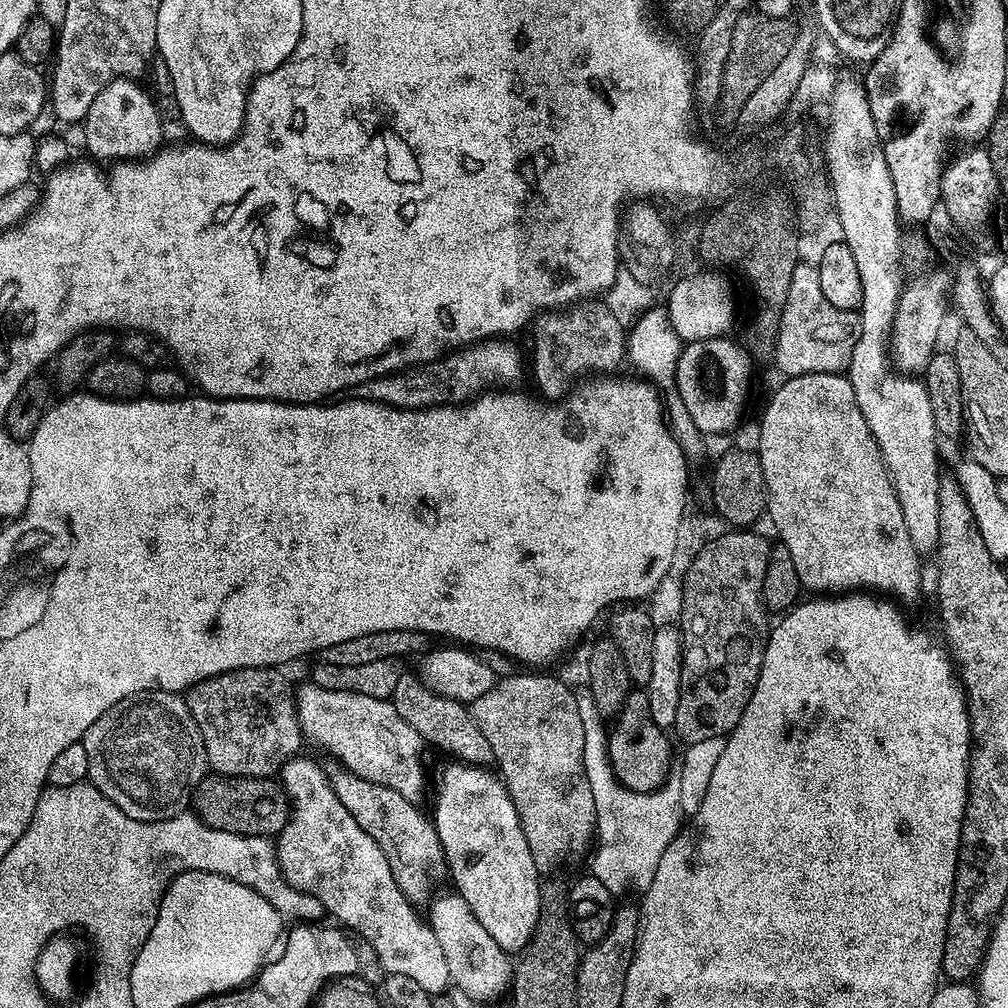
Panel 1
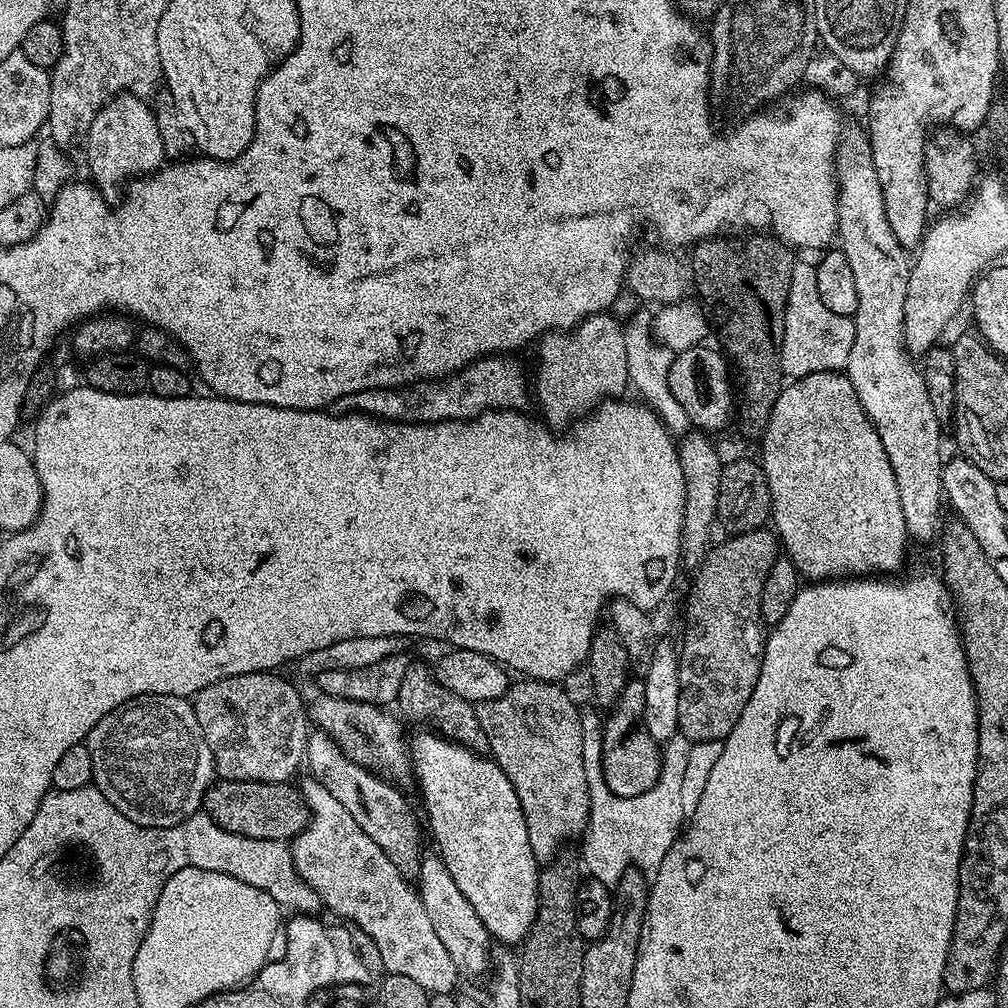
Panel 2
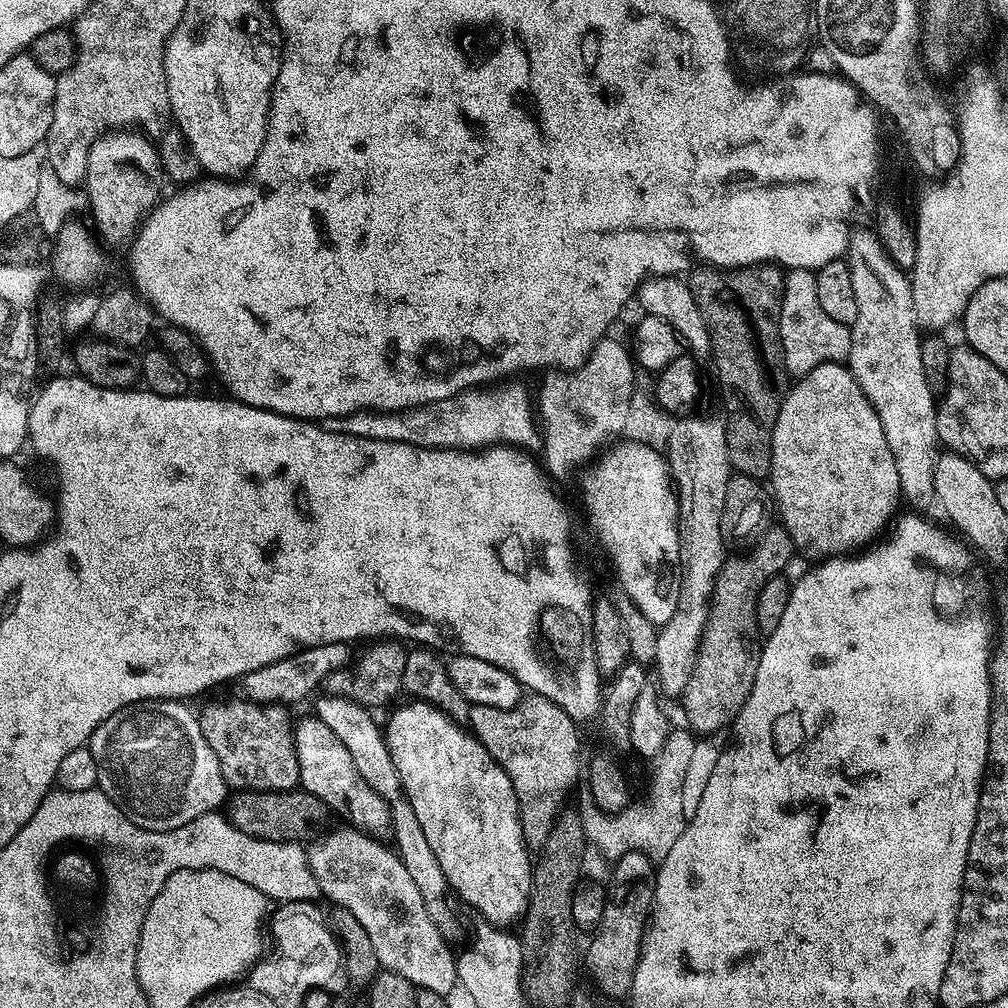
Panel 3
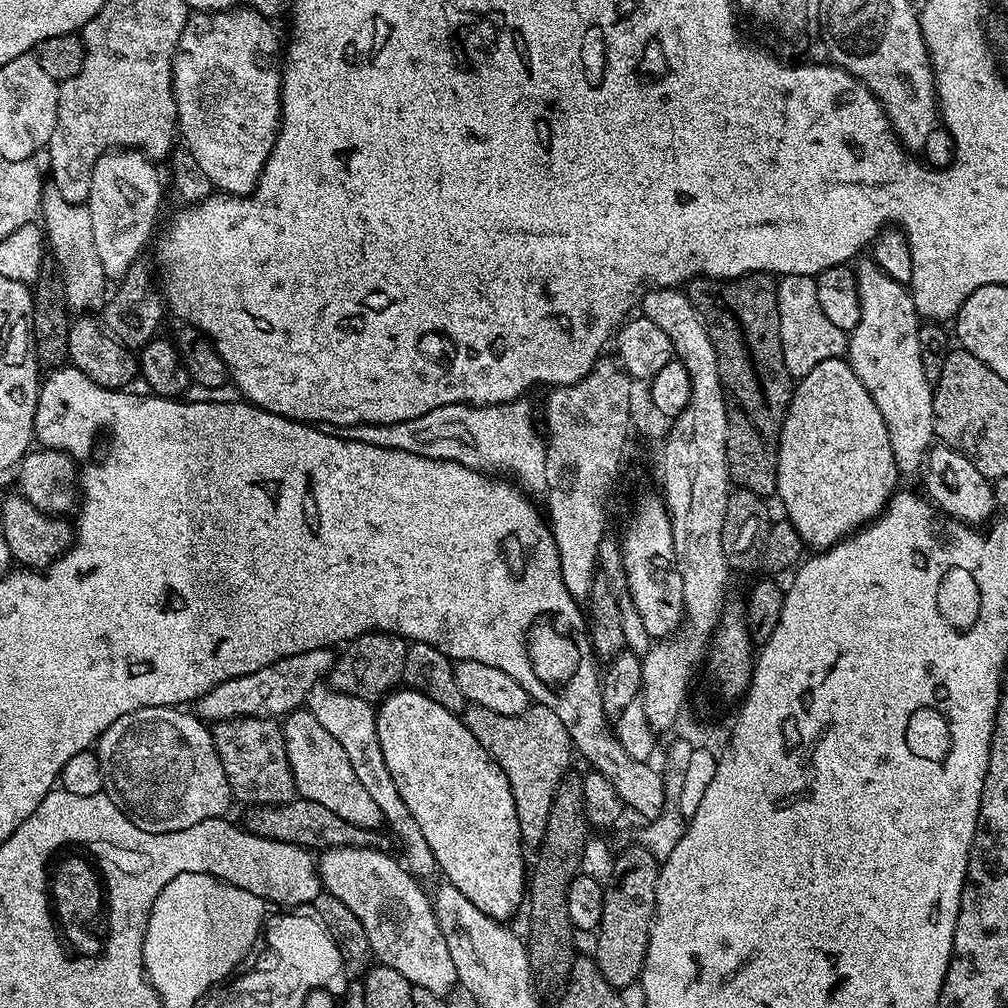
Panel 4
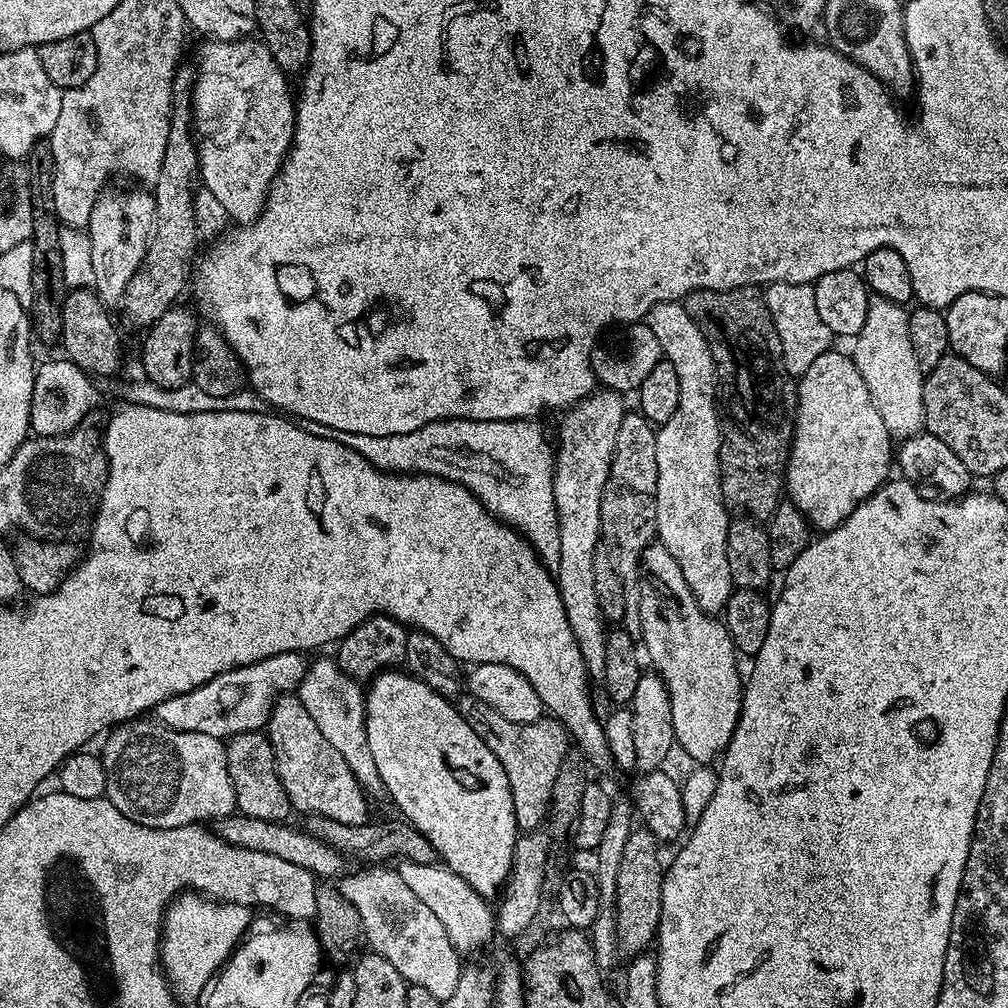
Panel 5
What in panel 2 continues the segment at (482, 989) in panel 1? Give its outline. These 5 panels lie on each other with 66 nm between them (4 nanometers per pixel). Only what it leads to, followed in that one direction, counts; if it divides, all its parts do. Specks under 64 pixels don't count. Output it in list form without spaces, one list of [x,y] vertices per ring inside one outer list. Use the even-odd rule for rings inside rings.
[[[425,855],[421,859],[418,869],[420,886],[418,895],[422,906],[426,910],[426,918],[430,918],[430,926],[434,926],[434,934],[442,938],[442,946],[446,946],[446,954],[450,954],[450,962],[454,962],[457,973],[468,976],[480,976],[493,963],[492,947],[486,926],[478,914],[474,914],[474,906],[462,898],[462,890],[454,886],[454,878],[446,870],[446,866],[440,861],[439,855]]]

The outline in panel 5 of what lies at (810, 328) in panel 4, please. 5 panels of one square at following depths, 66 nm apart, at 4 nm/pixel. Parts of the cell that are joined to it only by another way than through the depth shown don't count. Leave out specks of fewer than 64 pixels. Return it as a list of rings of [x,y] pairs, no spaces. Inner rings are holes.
[[[777,282],[767,285],[762,295],[764,304],[772,315],[778,342],[782,342],[782,362],[786,370],[794,378],[804,376],[806,370],[810,370],[810,365],[816,359],[822,358],[822,354],[829,352],[834,343],[830,326],[826,326],[826,322],[822,322],[822,318],[818,315],[812,284]]]

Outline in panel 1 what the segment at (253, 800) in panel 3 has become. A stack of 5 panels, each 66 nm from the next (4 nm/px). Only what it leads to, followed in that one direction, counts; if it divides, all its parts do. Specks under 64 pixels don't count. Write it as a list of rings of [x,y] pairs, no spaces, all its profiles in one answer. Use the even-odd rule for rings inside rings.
[[[205,775],[193,792],[192,808],[195,815],[212,829],[239,836],[279,835],[291,812],[290,801],[283,787],[269,777]]]

